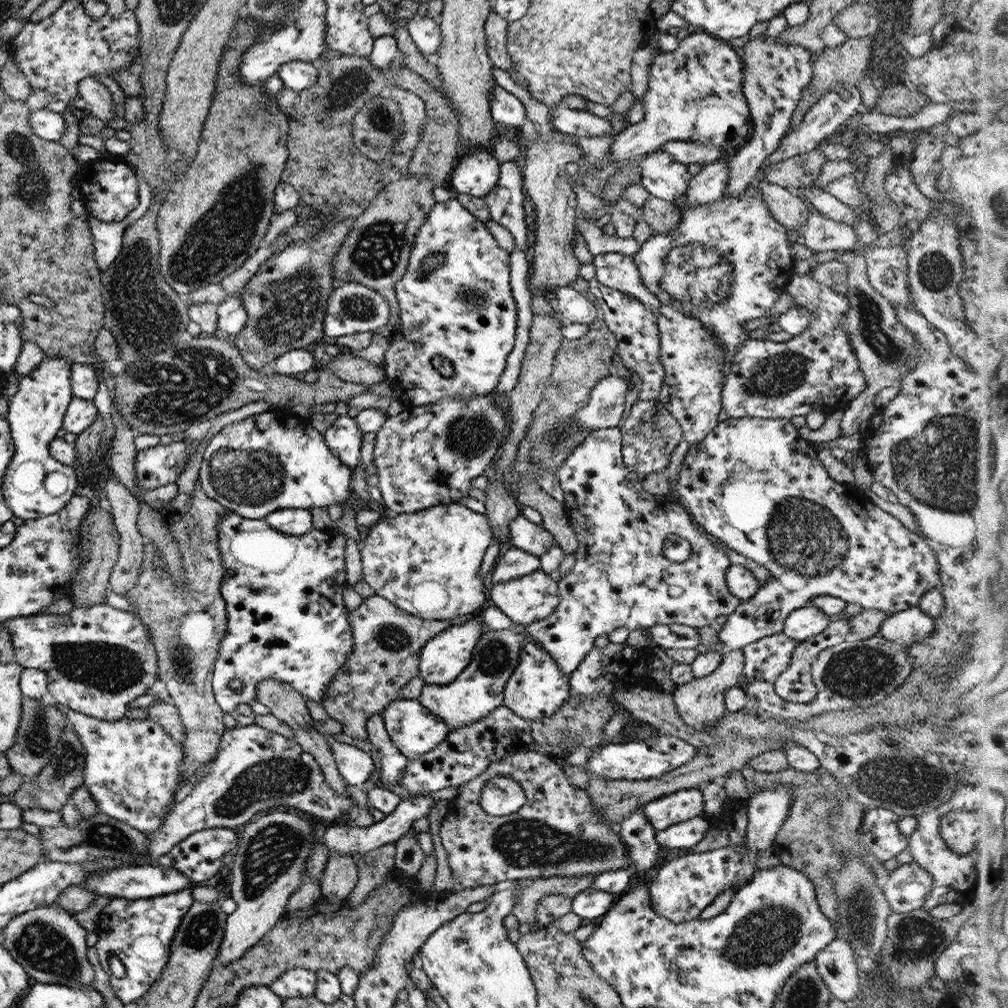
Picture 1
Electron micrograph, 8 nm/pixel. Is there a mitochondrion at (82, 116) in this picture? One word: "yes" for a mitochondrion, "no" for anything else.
no

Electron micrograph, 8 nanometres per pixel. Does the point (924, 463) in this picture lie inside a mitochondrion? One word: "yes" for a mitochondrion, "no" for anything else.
yes

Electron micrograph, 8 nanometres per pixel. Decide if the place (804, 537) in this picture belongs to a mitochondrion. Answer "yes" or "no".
yes

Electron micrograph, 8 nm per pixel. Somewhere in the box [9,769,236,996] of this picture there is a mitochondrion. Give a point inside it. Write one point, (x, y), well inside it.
(41, 944)

